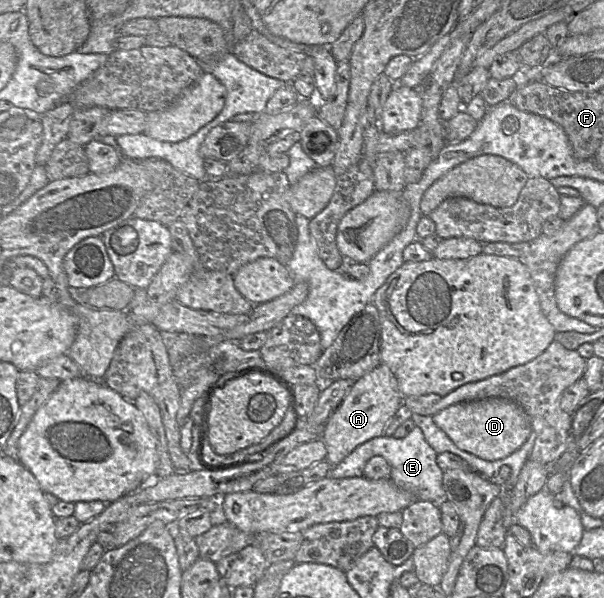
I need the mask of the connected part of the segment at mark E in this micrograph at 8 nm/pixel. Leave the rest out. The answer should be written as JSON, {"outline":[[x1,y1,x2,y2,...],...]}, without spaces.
{"outline":[[415,425,413,430,404,438,394,436,379,436,359,445,339,464,333,466,327,475,333,479,363,477,368,460,374,456,382,456,391,467,390,480,399,488,412,494,414,499,439,503,445,499,443,474,437,464,437,453,427,443,422,430]]}

